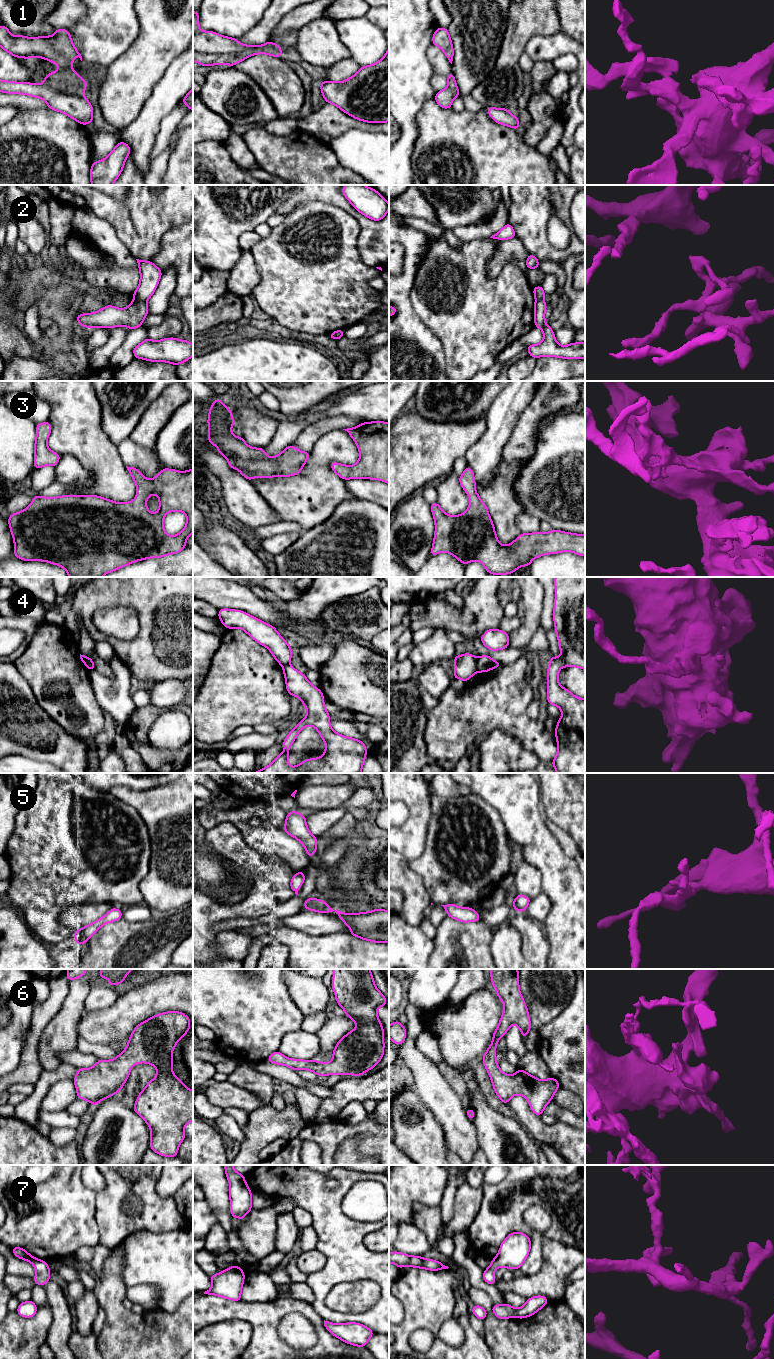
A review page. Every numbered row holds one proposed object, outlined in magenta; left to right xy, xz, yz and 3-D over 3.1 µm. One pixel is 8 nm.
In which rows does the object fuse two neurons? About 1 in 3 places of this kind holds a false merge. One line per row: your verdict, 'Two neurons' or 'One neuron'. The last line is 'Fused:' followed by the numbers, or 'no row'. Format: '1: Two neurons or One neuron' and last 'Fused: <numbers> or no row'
1: One neuron
2: Two neurons
3: One neuron
4: Two neurons
5: One neuron
6: One neuron
7: One neuron
Fused: 2, 4

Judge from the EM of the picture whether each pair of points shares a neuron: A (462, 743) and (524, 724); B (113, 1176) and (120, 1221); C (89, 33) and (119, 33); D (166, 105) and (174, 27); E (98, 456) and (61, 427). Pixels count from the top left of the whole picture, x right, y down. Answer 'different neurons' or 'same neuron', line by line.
A: same neuron
B: same neuron
C: same neuron
D: different neurons
E: same neuron

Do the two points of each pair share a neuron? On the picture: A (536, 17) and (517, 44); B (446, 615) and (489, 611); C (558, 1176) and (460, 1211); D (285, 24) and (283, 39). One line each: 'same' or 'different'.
A: same
B: same
C: different
D: different

